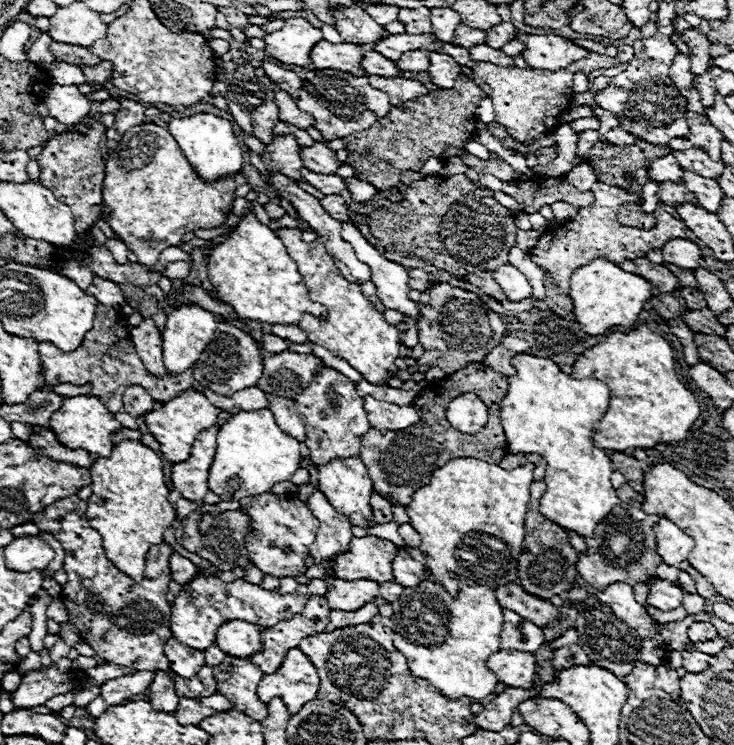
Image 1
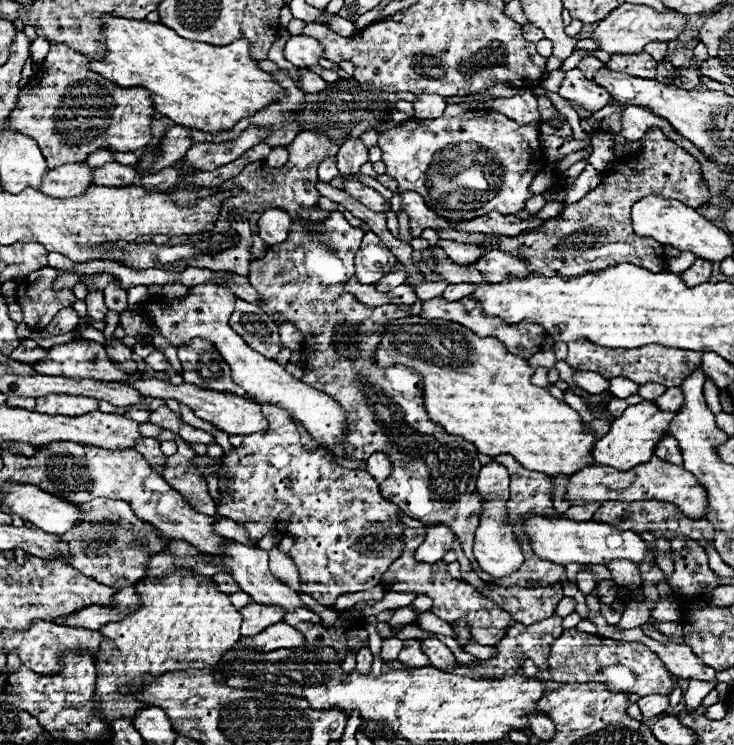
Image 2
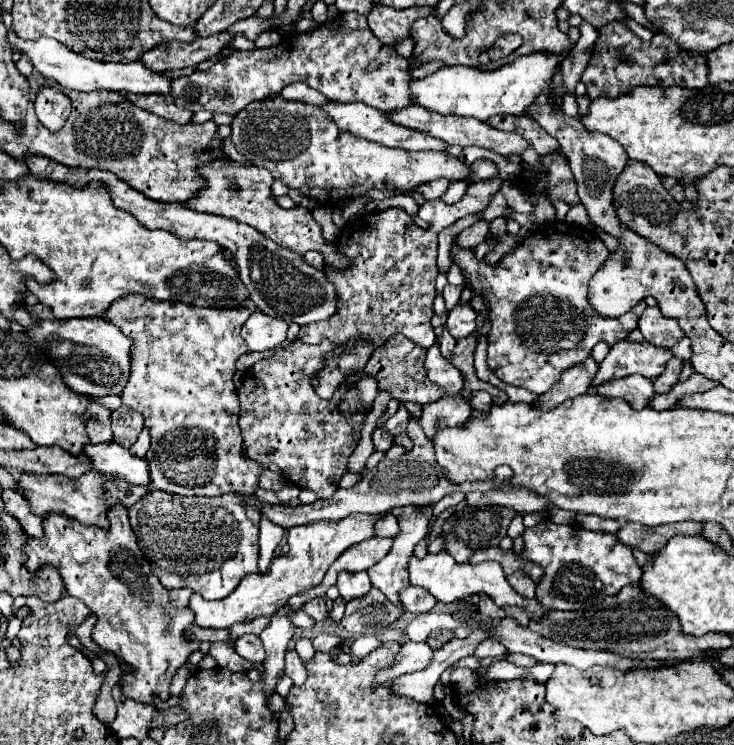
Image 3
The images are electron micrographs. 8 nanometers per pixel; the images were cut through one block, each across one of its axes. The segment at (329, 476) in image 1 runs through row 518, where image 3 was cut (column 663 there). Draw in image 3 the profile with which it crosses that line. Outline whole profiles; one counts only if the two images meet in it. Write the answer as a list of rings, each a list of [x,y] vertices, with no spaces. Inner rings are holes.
[[[622,340],[614,344],[608,356],[598,364],[598,372],[588,388],[588,392],[596,392],[598,384],[608,380],[616,380],[630,374],[640,374],[650,380],[664,372],[666,362],[672,358],[672,352],[666,348],[656,348],[648,342],[638,344],[630,340]]]

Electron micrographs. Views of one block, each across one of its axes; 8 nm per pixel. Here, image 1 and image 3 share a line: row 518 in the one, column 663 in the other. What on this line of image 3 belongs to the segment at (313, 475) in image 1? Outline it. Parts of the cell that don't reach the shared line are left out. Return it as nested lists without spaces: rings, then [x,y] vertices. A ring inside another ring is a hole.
[[[656,306],[644,310],[644,314],[640,316],[640,326],[638,328],[644,334],[646,342],[650,342],[654,346],[660,346],[660,348],[668,348],[668,350],[678,340],[684,338],[684,332],[676,324],[676,320],[664,318]]]

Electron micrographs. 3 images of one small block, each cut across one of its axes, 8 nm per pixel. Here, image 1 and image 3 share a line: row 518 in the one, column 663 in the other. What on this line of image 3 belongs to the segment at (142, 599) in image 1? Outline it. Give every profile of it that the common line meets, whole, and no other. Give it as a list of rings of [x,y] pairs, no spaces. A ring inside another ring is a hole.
[[[606,24],[598,30],[598,46],[588,68],[582,74],[586,94],[594,100],[598,96],[622,96],[634,86],[684,86],[704,88],[708,86],[708,60],[706,56],[688,56],[680,52],[664,32],[658,32],[650,42],[642,42],[626,24]]]

